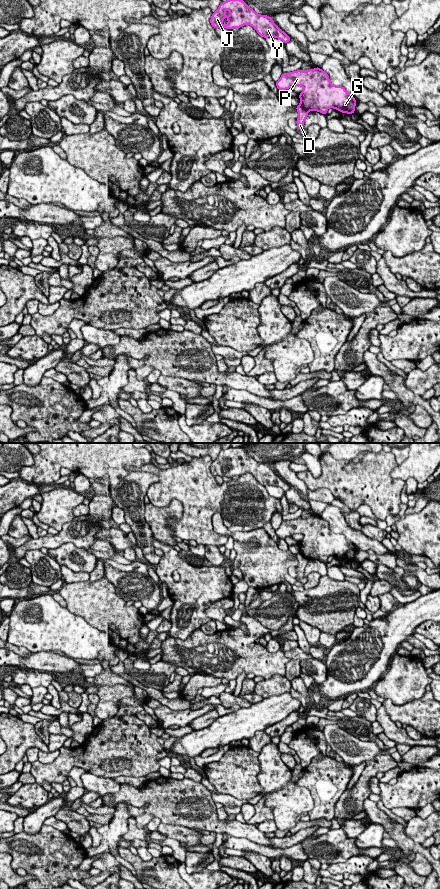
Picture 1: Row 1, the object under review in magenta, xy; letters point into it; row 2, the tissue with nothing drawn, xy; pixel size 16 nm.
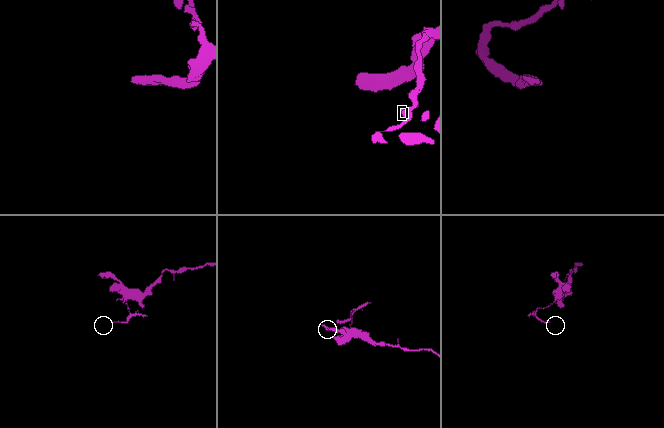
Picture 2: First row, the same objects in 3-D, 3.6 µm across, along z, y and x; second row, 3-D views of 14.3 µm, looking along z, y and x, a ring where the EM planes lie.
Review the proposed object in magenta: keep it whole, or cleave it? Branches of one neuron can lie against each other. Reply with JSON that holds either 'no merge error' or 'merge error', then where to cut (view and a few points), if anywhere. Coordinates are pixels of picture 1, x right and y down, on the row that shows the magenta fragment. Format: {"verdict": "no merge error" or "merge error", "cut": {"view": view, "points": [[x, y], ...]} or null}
{"verdict": "merge error", "cut": {"view": "xy", "points": [[300, 103], [308, 111]]}}

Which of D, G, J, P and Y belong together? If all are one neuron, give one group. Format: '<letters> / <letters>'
D / G J P Y

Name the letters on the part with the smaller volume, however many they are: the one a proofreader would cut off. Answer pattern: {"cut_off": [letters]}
{"cut_off": ["D"]}

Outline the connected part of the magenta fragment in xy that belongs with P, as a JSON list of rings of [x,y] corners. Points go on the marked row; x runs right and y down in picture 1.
[[[319,67],[283,73],[275,84],[281,91],[302,86],[303,91],[299,94],[300,104],[308,111],[317,111],[325,115],[329,108],[347,114],[355,112],[357,102],[353,95],[343,86],[333,85],[329,75]]]

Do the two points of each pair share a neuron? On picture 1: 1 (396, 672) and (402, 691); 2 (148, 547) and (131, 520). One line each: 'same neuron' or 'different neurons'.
1: same neuron
2: same neuron

